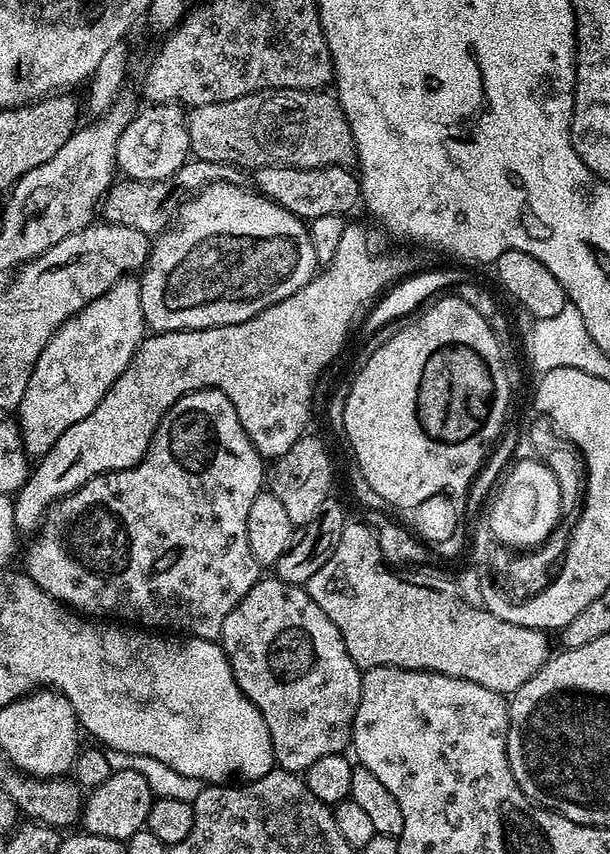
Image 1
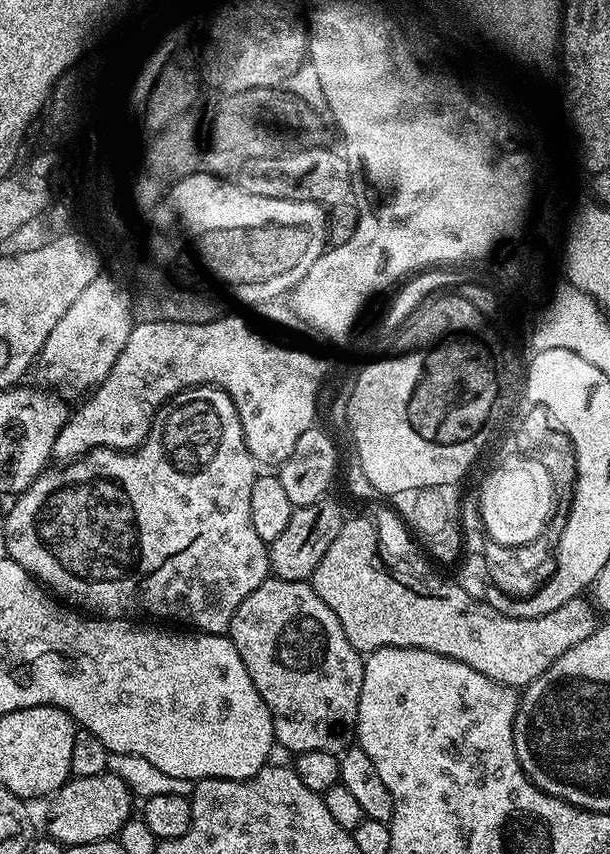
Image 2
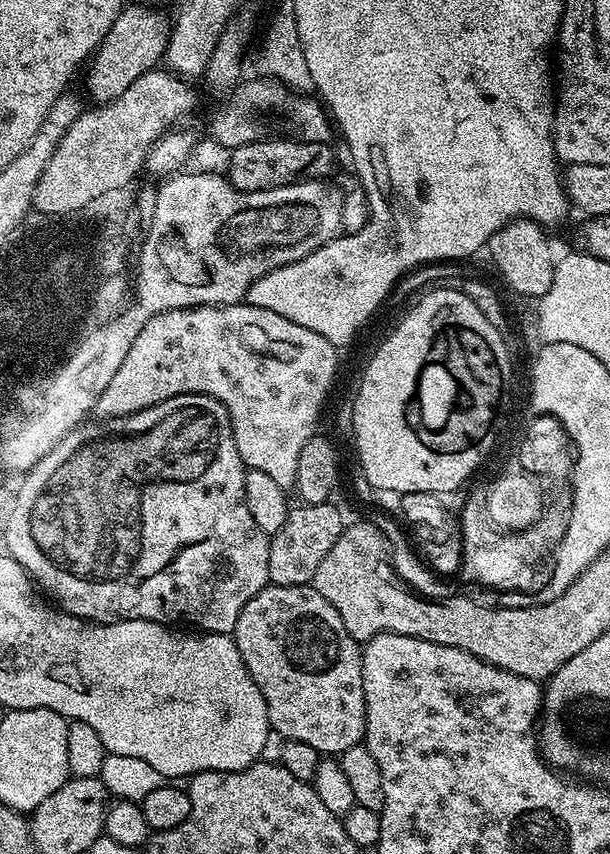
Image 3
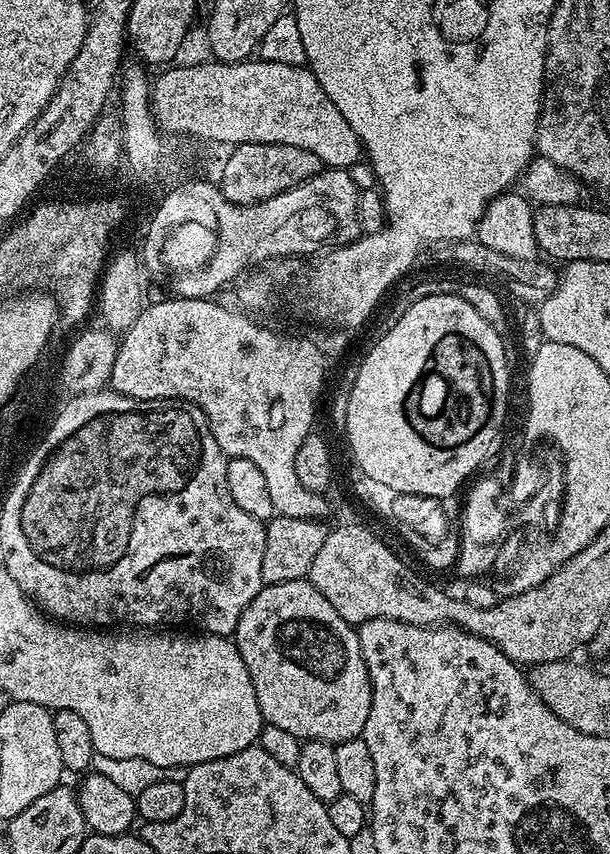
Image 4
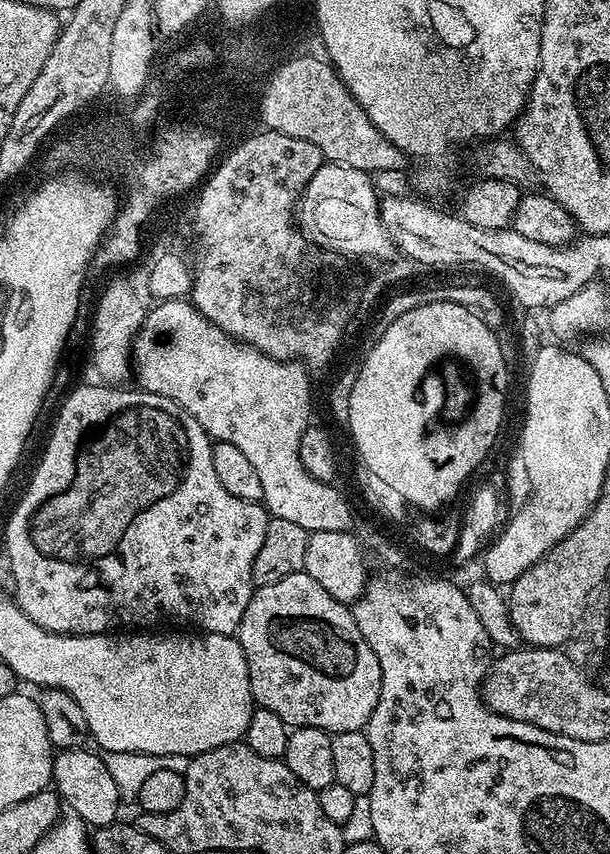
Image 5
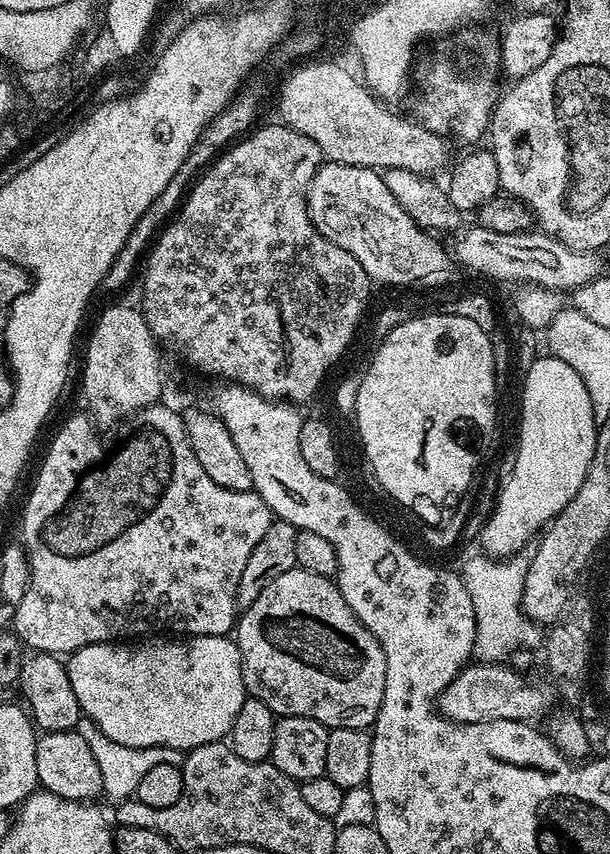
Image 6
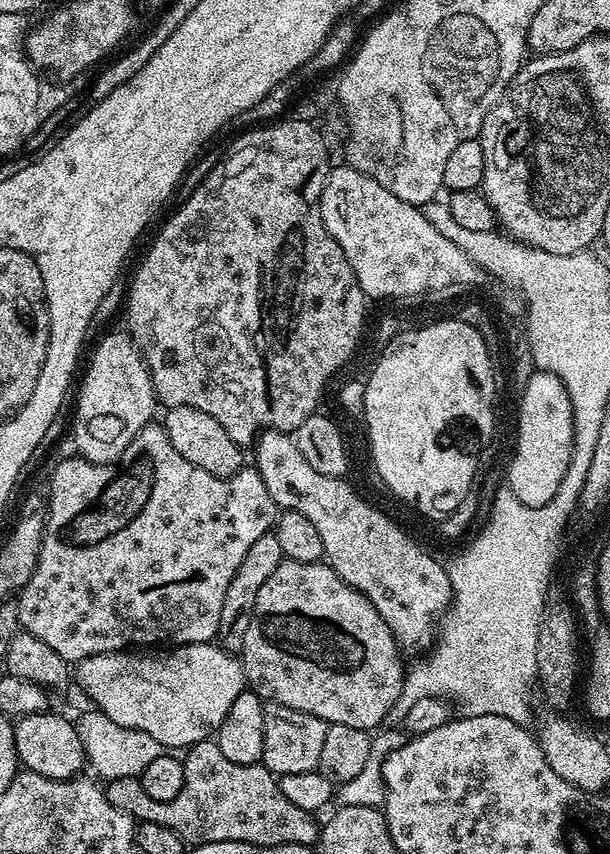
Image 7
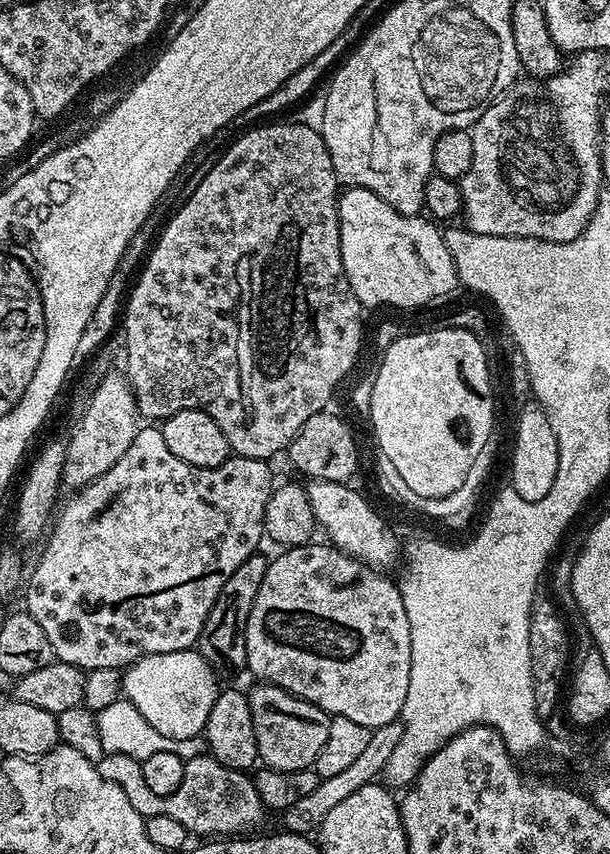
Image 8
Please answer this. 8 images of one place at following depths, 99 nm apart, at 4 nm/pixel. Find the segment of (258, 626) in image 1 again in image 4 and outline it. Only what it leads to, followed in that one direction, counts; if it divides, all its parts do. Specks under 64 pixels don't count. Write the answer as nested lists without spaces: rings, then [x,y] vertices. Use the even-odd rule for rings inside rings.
[[[311,580],[265,584],[254,602],[242,610],[234,643],[242,654],[242,662],[246,662],[246,670],[250,670],[250,682],[254,682],[254,694],[258,694],[258,706],[265,724],[287,730],[301,742],[321,740],[337,745],[363,737],[366,718],[370,718],[372,683],[362,658],[360,633],[344,621],[342,614],[338,614],[322,594],[318,594]]]

